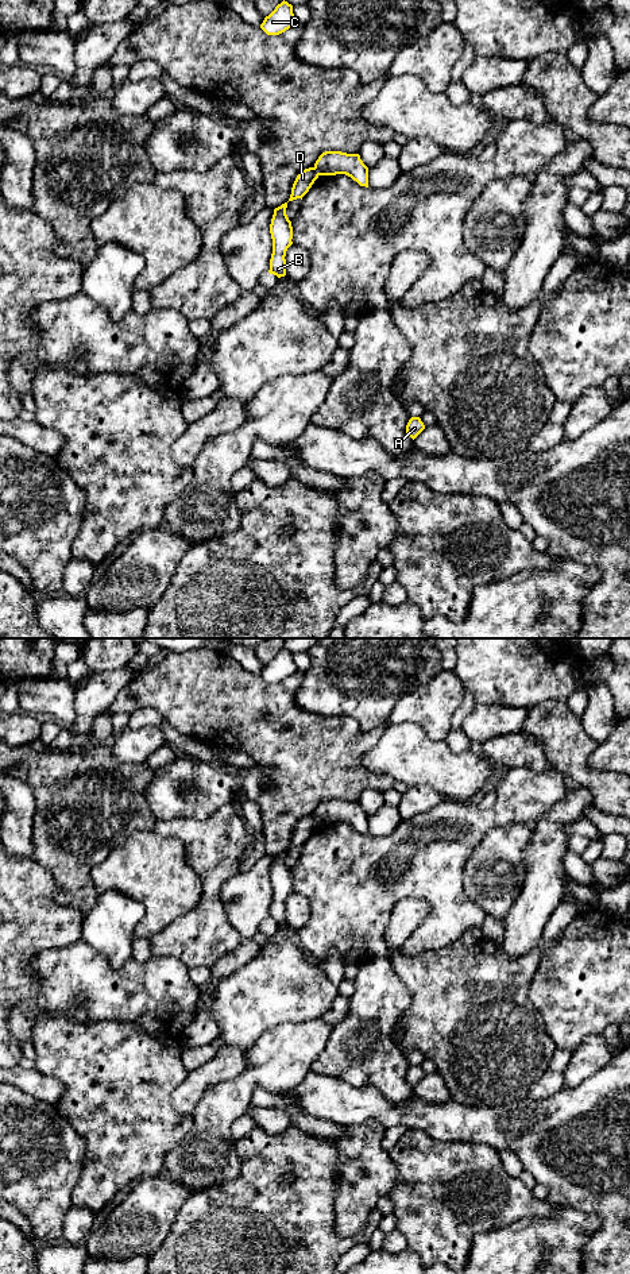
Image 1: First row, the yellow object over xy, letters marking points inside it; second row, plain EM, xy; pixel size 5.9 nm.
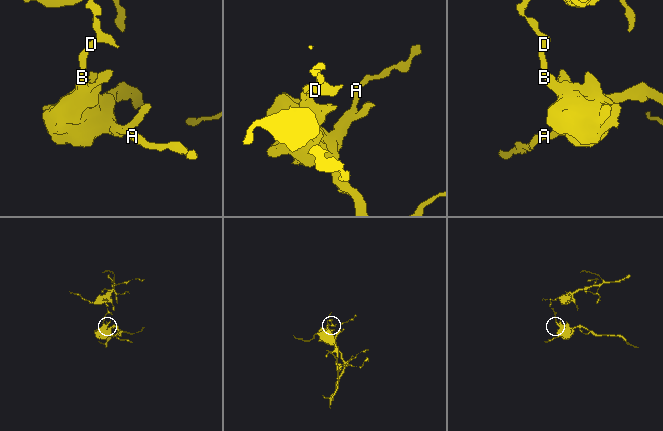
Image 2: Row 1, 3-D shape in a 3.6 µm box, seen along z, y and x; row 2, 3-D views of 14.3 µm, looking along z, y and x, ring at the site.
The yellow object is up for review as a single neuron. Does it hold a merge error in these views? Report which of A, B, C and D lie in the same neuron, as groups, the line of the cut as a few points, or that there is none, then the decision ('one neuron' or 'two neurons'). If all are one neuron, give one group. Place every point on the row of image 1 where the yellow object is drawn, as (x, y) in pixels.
groups A B D / C; cut xy (313, 168), (320, 174); two neurons

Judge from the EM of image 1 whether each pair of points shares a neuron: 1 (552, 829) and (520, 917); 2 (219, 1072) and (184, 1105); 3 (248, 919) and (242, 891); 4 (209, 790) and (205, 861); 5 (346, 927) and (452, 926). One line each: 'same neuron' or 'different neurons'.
1: same neuron
2: same neuron
3: same neuron
4: different neurons
5: same neuron

